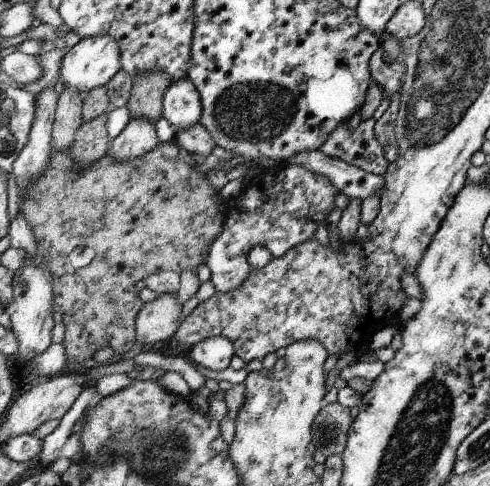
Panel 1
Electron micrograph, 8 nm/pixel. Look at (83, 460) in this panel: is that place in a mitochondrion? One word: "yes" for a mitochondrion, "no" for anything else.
no

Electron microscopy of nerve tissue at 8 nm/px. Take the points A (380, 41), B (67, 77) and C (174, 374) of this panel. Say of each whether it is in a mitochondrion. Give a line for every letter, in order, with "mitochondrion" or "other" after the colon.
A: other
B: other
C: other

